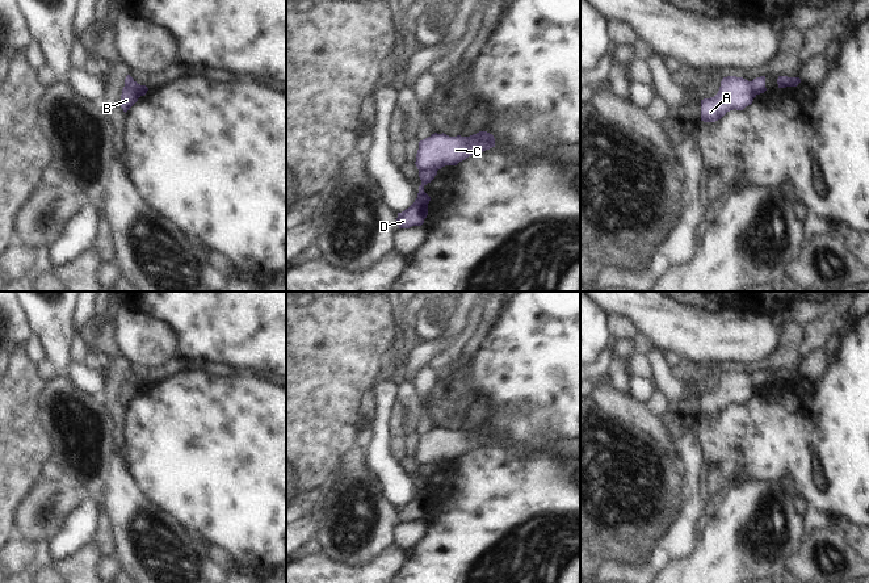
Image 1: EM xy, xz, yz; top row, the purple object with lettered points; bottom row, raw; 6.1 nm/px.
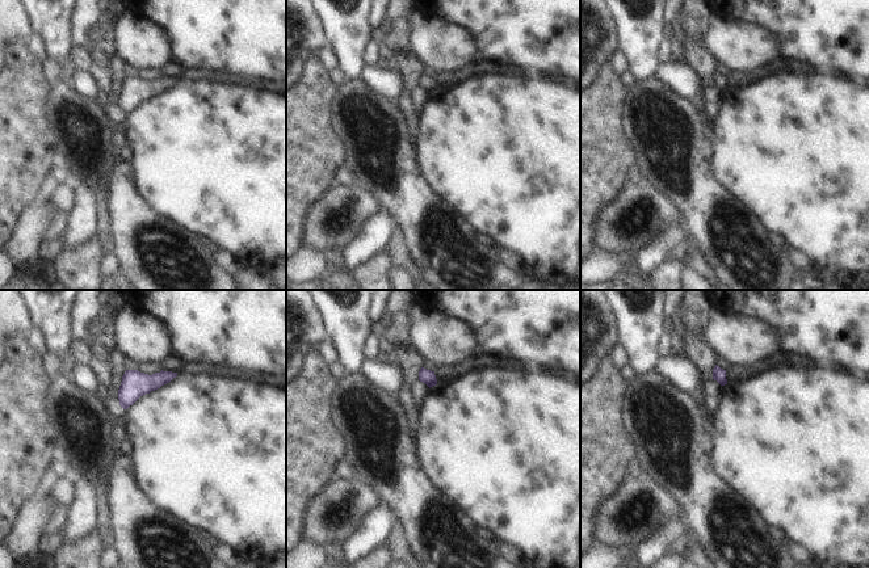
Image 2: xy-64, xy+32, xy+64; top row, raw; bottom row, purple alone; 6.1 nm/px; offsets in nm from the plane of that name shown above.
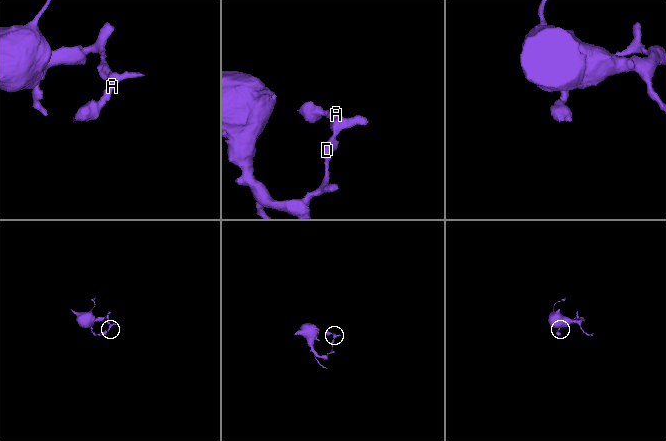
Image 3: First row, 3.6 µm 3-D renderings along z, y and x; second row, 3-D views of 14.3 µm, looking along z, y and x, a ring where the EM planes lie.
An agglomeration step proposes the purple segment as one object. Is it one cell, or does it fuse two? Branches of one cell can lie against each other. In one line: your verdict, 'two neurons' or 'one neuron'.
two neurons

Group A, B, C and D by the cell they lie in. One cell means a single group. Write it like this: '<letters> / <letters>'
A B C / D

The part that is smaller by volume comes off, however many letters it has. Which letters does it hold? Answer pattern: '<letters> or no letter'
A, B, C

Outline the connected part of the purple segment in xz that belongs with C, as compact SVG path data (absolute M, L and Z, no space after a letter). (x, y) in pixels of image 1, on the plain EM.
M479 425L470 431L449 431L432 428L419 436L416 448L417 464L441 464L445 460L457 460L466 452L495 441L495 432L487 425Z

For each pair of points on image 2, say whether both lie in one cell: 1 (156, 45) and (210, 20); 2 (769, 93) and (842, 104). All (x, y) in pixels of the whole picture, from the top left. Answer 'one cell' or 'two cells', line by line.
1: two cells
2: one cell

